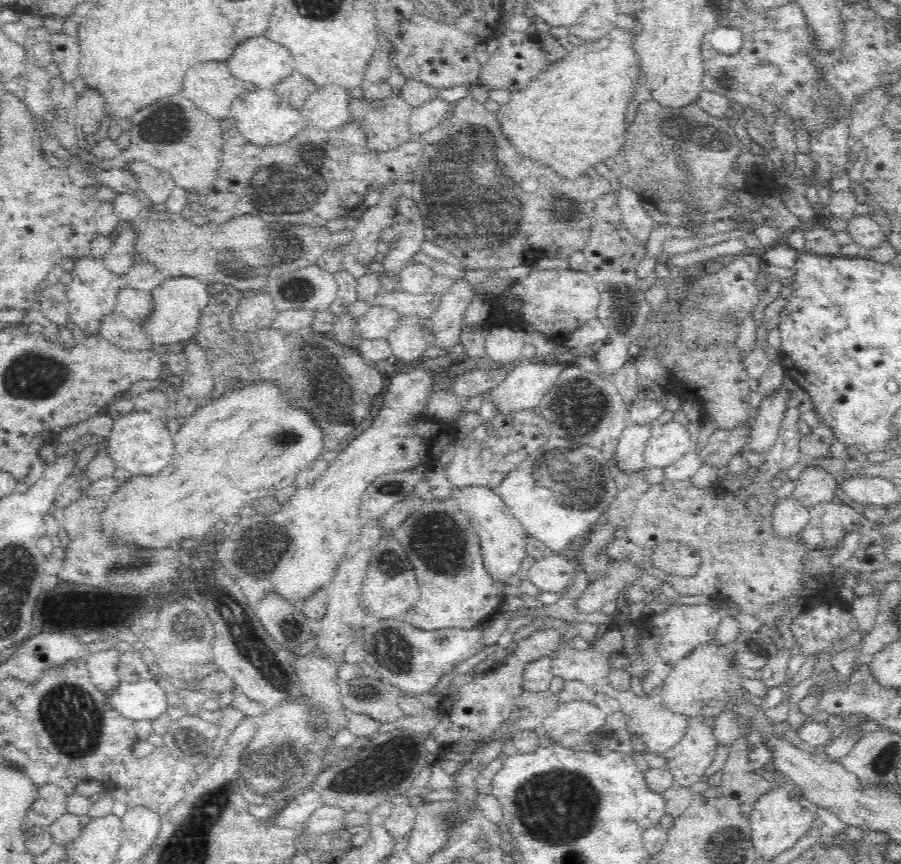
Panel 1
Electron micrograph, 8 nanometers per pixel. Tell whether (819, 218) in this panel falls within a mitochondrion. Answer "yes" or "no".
no

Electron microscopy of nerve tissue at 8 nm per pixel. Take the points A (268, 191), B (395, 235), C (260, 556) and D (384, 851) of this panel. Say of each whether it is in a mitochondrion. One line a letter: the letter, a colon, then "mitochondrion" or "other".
A: mitochondrion
B: other
C: mitochondrion
D: other

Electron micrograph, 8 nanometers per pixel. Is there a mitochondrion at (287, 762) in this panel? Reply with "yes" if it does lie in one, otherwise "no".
yes

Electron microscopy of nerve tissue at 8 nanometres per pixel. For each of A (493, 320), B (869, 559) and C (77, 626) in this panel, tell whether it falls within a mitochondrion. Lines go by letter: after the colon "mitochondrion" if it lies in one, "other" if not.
A: other
B: other
C: other

